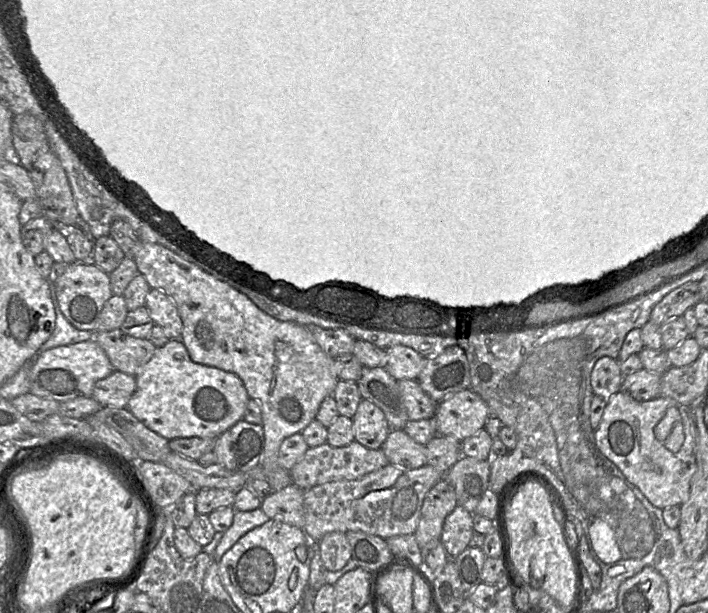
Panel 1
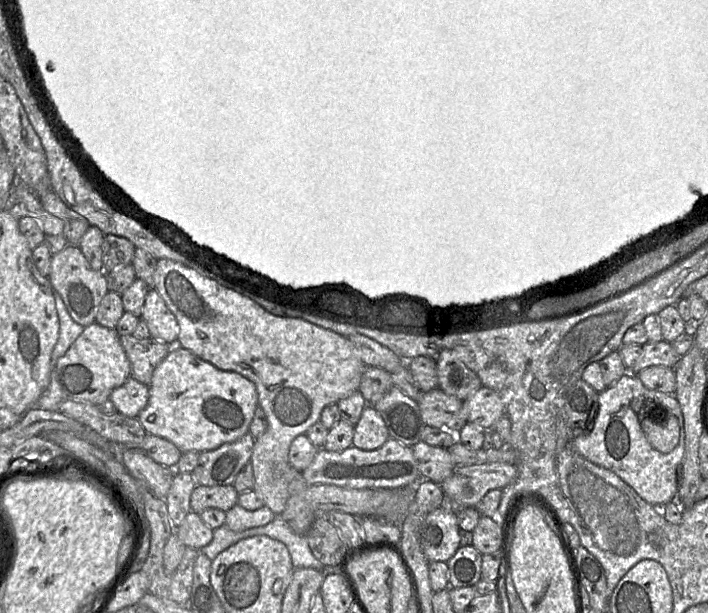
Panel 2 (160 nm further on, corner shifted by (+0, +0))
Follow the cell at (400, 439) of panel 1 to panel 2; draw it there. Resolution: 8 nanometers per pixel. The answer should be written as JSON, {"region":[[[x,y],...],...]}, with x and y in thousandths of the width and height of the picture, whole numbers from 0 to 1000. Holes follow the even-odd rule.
{"region":[[[592,719],[582,728],[582,734],[595,781],[606,781],[623,790],[630,780],[637,777],[645,760],[640,754],[631,731],[609,728]]]}

